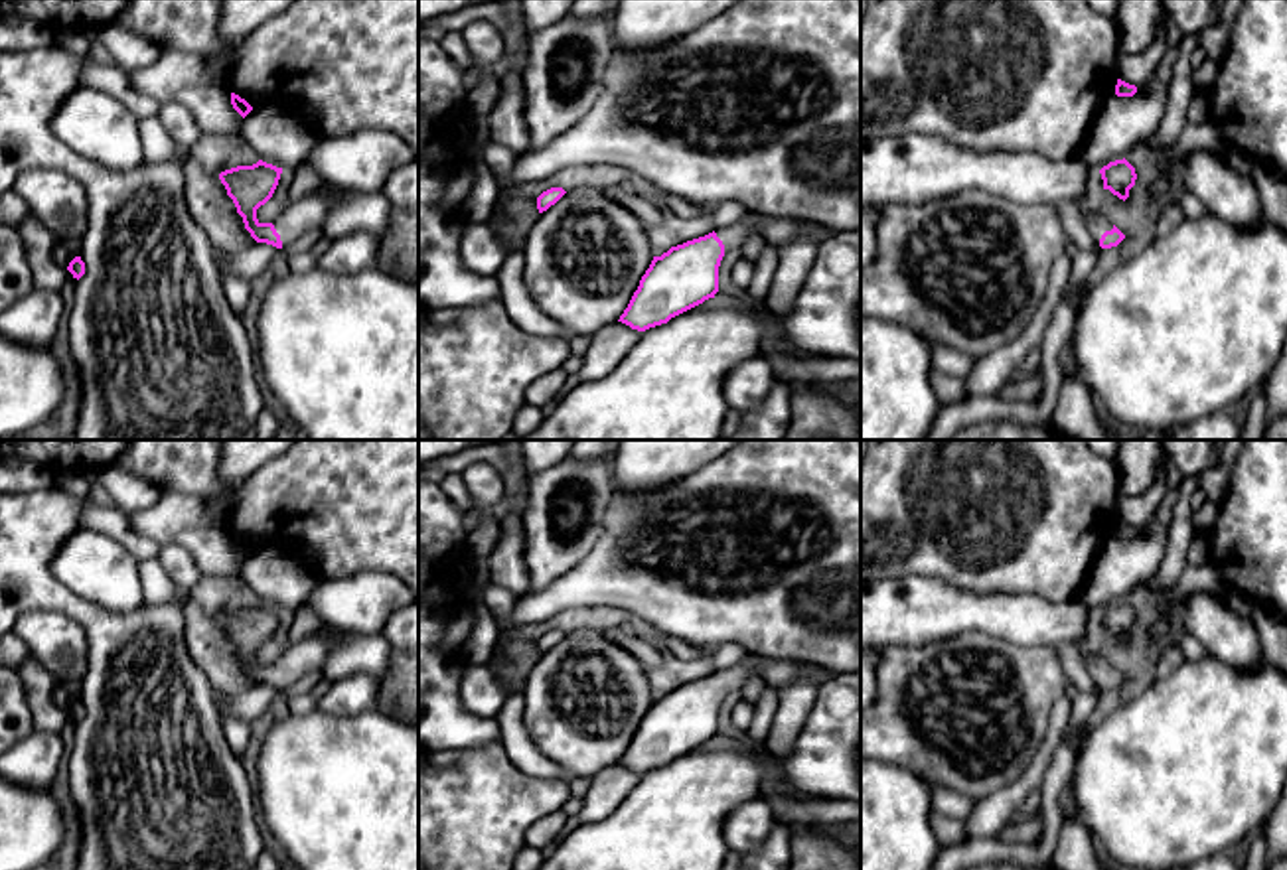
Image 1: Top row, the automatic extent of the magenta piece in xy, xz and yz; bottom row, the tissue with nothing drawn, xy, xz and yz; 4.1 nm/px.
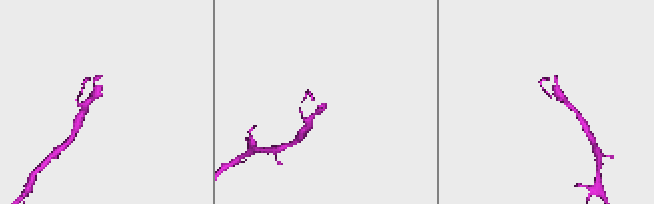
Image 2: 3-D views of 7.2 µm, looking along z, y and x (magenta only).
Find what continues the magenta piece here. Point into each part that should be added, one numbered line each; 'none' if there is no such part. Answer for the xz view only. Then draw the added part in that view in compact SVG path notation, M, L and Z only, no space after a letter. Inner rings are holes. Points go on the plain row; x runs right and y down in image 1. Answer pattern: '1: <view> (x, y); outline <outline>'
1: xz (733, 679); outline M748 655L736 665L717 671L715 675L724 687L724 696L732 690L740 690L750 677L762 677L766 663L768 659L764 657Z

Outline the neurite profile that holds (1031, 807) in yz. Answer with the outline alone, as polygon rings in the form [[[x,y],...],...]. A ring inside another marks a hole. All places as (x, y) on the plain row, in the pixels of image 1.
[[[1040,787],[1034,789],[1026,801],[1015,811],[1015,815],[1011,817],[1009,823],[1022,823],[1034,815],[1040,815],[1040,805],[1042,805],[1042,795],[1040,795]]]

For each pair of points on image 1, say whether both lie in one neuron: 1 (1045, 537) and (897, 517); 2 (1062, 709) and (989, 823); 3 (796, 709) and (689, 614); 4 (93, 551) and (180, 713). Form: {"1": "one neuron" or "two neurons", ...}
{"1": "one neuron", "2": "one neuron", "3": "two neurons", "4": "two neurons"}

